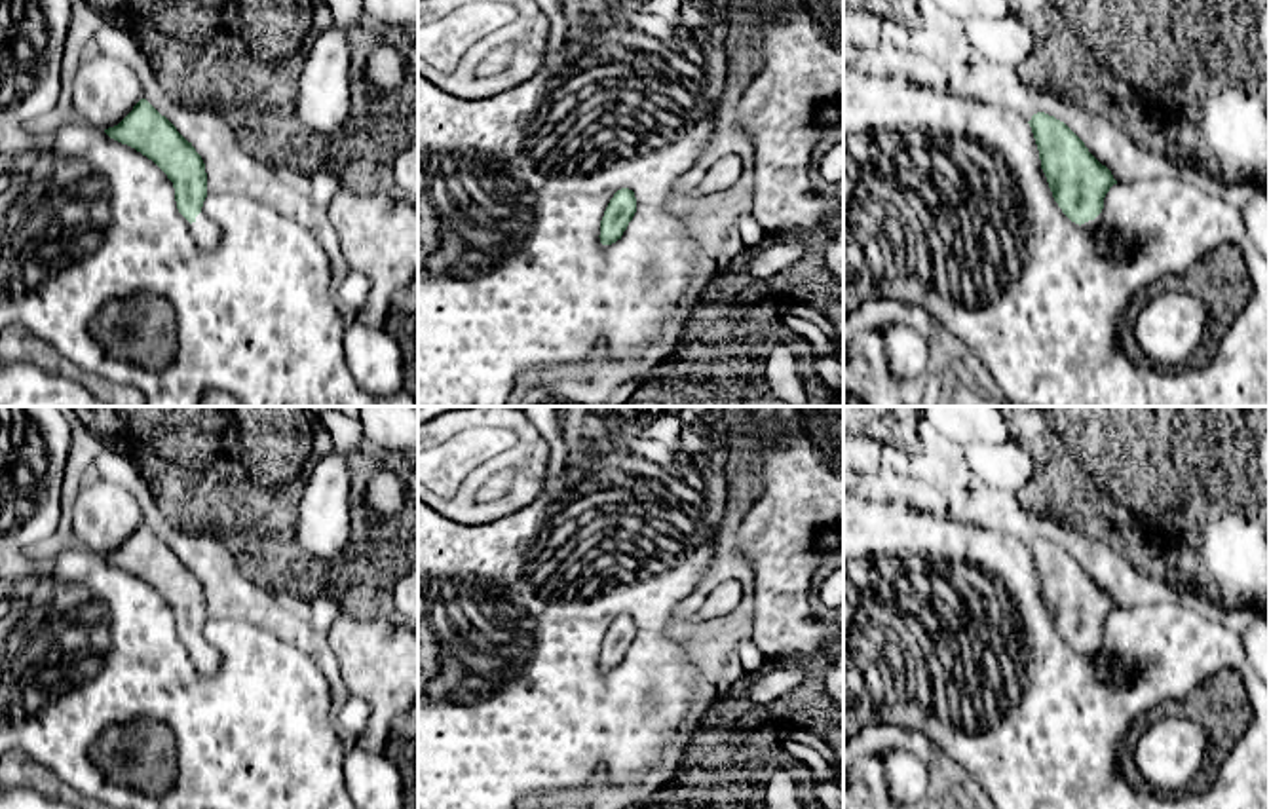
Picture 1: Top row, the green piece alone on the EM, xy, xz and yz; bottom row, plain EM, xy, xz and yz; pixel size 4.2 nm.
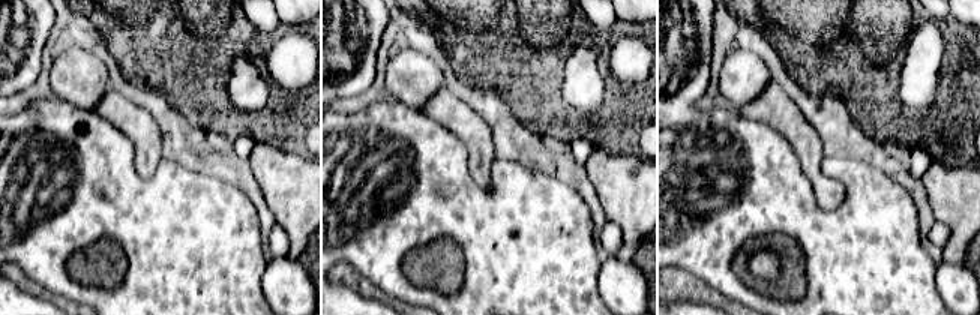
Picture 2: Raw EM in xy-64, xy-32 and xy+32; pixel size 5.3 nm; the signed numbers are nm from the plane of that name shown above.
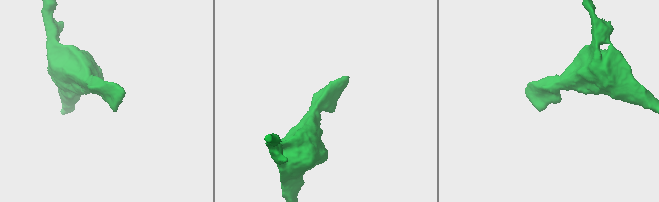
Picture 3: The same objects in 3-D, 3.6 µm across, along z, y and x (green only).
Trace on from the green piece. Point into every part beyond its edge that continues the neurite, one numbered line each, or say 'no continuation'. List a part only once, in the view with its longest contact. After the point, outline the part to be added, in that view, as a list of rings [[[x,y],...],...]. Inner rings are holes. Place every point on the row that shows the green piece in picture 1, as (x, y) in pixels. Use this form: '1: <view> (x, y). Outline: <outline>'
1: xy (206, 232). Outline: [[[199,213],[190,224],[190,232],[201,249],[215,249],[220,245],[220,226],[205,213]]]

